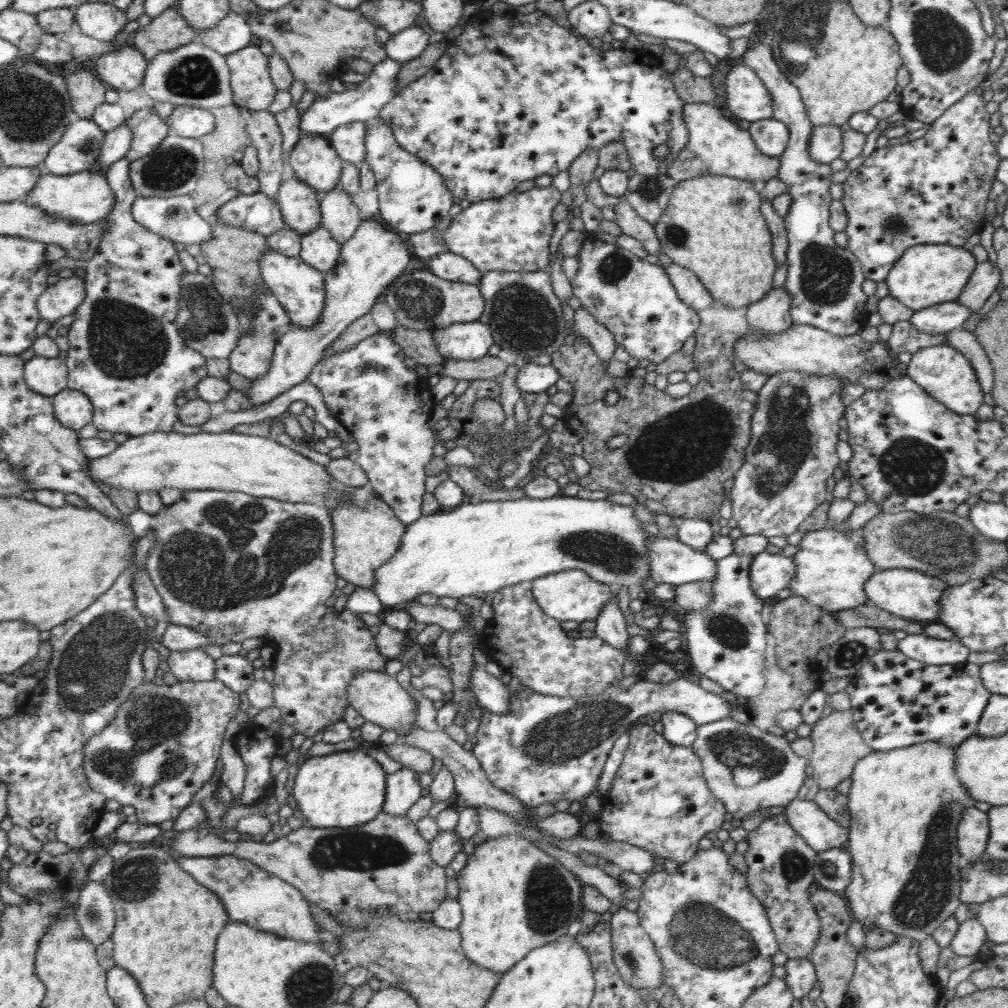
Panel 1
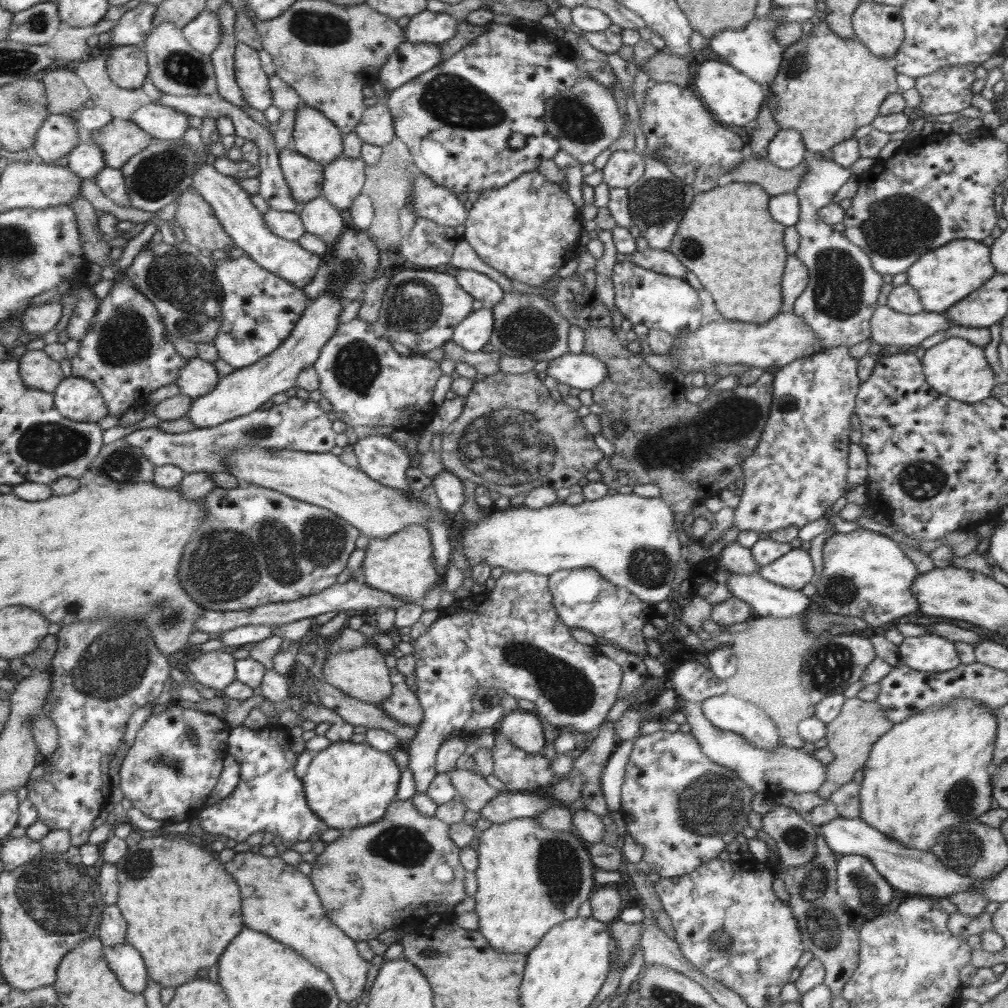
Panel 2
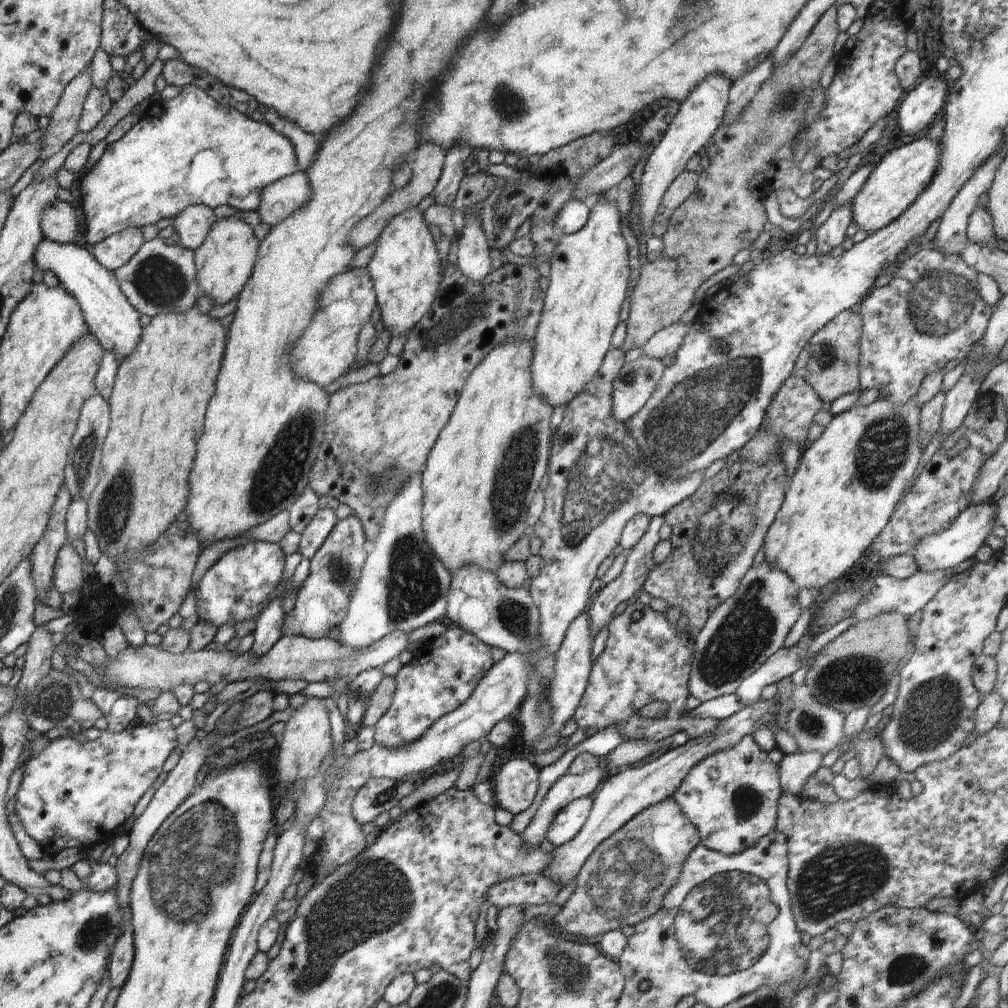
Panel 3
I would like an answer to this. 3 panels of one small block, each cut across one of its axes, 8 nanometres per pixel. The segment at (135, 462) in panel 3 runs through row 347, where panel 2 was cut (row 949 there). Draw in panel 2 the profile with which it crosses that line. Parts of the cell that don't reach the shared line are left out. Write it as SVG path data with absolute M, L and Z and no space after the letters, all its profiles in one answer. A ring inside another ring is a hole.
M166 833L143 838L128 848L128 852L115 862L118 867L120 892L115 902L126 918L125 942L136 950L144 960L147 976L158 982L161 988L180 985L198 977L198 970L210 968L219 962L220 956L232 938L244 928L242 920L240 889L236 879L214 858L214 853L202 846L188 842L180 835Z

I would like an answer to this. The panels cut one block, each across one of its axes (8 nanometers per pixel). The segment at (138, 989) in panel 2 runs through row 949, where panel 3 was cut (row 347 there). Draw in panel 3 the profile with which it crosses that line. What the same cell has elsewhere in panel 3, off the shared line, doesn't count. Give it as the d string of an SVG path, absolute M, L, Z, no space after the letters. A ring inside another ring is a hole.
M46 238L36 248L34 262L40 270L52 272L58 278L59 285L76 298L89 332L96 336L105 352L112 352L118 364L122 364L122 360L136 350L142 336L142 326L139 312L125 298L114 272L100 266L86 248L75 243L60 244Z

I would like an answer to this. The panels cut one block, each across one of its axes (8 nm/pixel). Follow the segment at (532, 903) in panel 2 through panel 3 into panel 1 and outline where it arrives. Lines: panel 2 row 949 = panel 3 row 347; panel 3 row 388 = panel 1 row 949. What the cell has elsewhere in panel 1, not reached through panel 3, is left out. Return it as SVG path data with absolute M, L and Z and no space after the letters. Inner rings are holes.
M519 834L488 837L484 843L476 845L474 853L468 855L466 866L459 870L456 878L459 886L457 901L462 909L462 922L457 928L461 948L472 963L492 972L503 974L523 960L531 950L564 936L568 926L580 920L585 910L582 902L584 884L577 882L577 876L552 855Z

